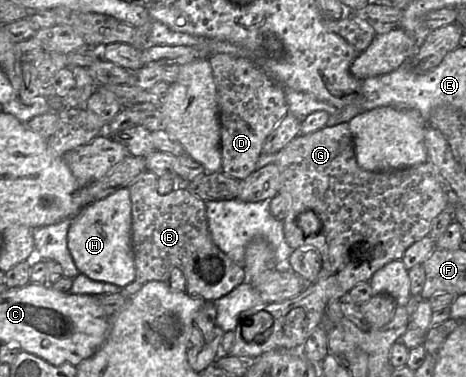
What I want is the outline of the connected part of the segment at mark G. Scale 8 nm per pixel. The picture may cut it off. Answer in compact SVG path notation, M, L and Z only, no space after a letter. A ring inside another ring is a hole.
M347 123L297 136L277 153L275 164L281 177L279 194L289 202L289 210L283 221L285 239L293 250L317 249L322 264L317 279L313 283L307 283L299 295L283 302L258 305L240 314L233 331L234 343L228 355L243 359L256 359L274 349L300 350L313 329L322 326L326 307L331 300L343 296L361 282L368 282L387 263L401 260L408 247L429 235L433 220L448 203L428 163L386 172L371 172L359 167ZM306 210L315 212L322 222L321 231L315 235L304 234L297 225L298 215ZM294 308L304 310L305 325L301 333L286 336L283 332L285 316Z

